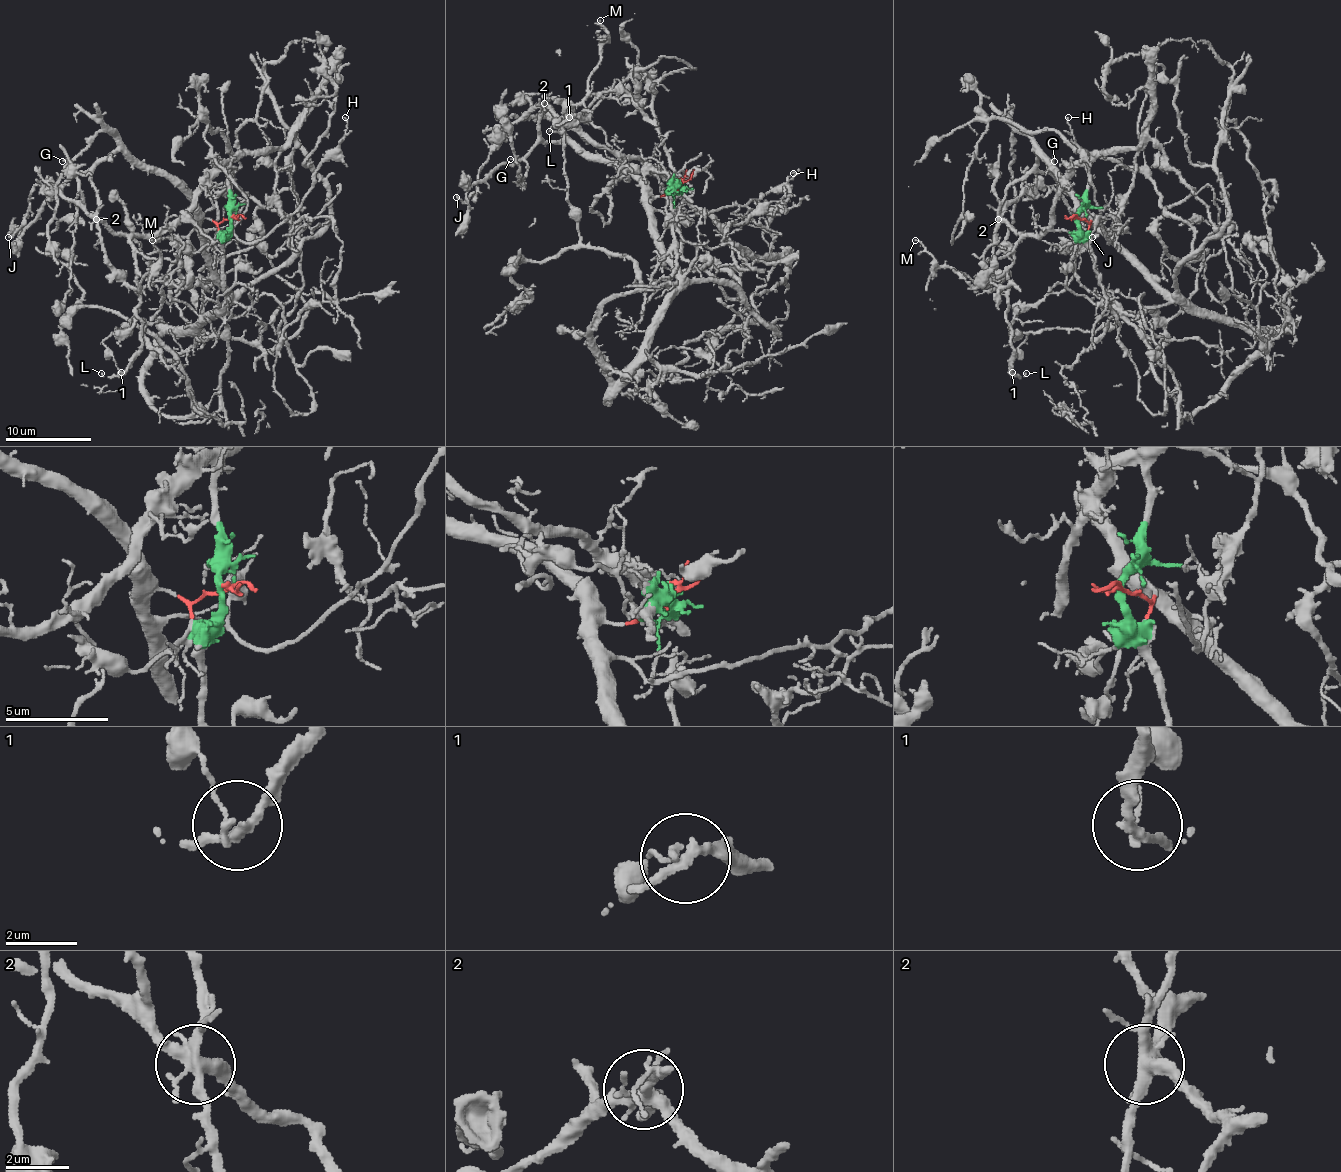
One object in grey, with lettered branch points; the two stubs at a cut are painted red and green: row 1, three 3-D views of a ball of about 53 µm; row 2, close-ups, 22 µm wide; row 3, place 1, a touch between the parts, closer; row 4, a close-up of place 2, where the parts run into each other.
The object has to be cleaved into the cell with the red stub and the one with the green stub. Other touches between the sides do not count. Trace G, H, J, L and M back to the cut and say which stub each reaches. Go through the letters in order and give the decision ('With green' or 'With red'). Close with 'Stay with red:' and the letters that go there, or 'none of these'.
G: With red
H: With red
J: With green
L: With green
M: With red
Stay with red: G, H, M

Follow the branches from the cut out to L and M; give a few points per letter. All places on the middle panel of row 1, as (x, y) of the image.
L: (678, 181), (676, 194), (650, 166), (596, 144), (579, 127), (588, 112), (549, 131)
M: (678, 181), (654, 196), (620, 166), (540, 136), (549, 99), (568, 103), (588, 93), (607, 41), (600, 19)

